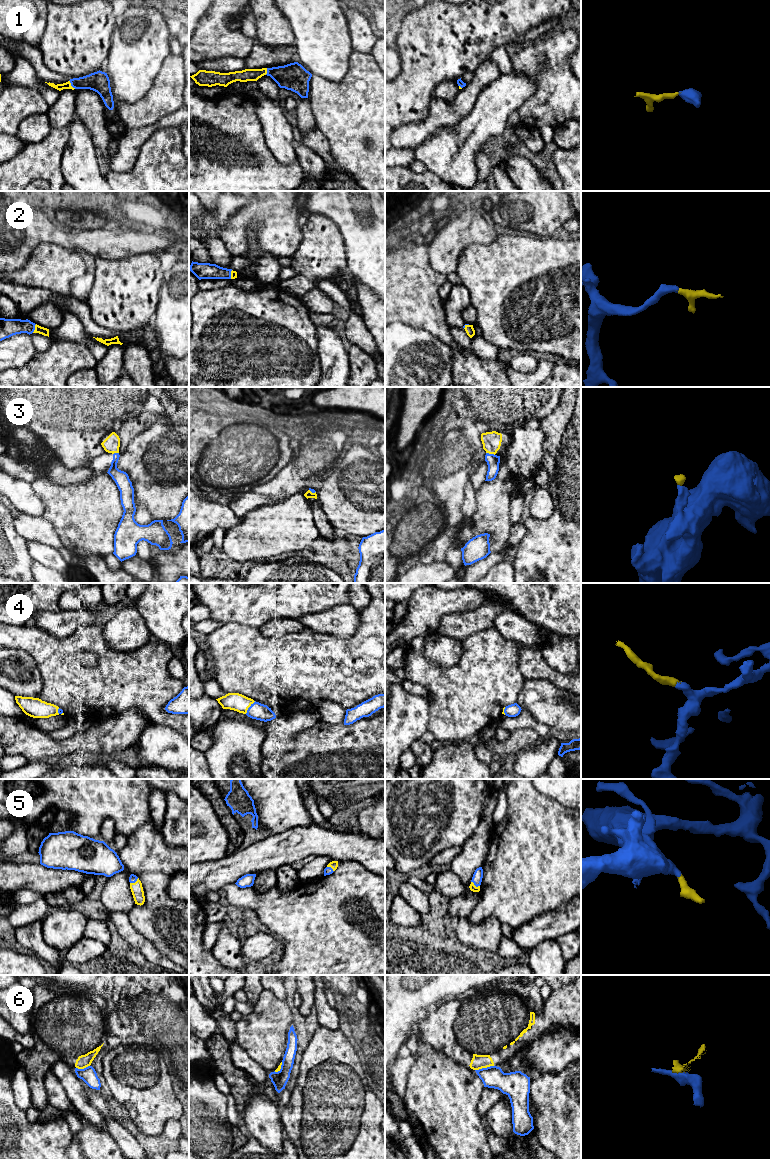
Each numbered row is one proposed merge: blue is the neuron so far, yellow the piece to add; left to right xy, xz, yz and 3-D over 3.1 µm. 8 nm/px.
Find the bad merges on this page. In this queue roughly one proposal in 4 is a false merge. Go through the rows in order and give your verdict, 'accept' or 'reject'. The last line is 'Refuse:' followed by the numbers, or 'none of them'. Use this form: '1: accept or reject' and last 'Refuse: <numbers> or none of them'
1: accept
2: accept
3: reject
4: accept
5: accept
6: reject
Refuse: 3, 6

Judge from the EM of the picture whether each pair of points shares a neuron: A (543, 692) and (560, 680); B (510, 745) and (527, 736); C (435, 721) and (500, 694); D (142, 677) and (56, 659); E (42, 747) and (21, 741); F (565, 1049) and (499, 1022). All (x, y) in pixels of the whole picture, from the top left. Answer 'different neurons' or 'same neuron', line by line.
A: different neurons
B: same neuron
C: same neuron
D: same neuron
E: same neuron
F: different neurons

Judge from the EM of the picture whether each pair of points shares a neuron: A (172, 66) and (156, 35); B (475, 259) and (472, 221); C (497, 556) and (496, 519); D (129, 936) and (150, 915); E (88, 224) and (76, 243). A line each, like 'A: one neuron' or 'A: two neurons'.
A: two neurons
B: two neurons
C: two neurons
D: two neurons
E: two neurons

